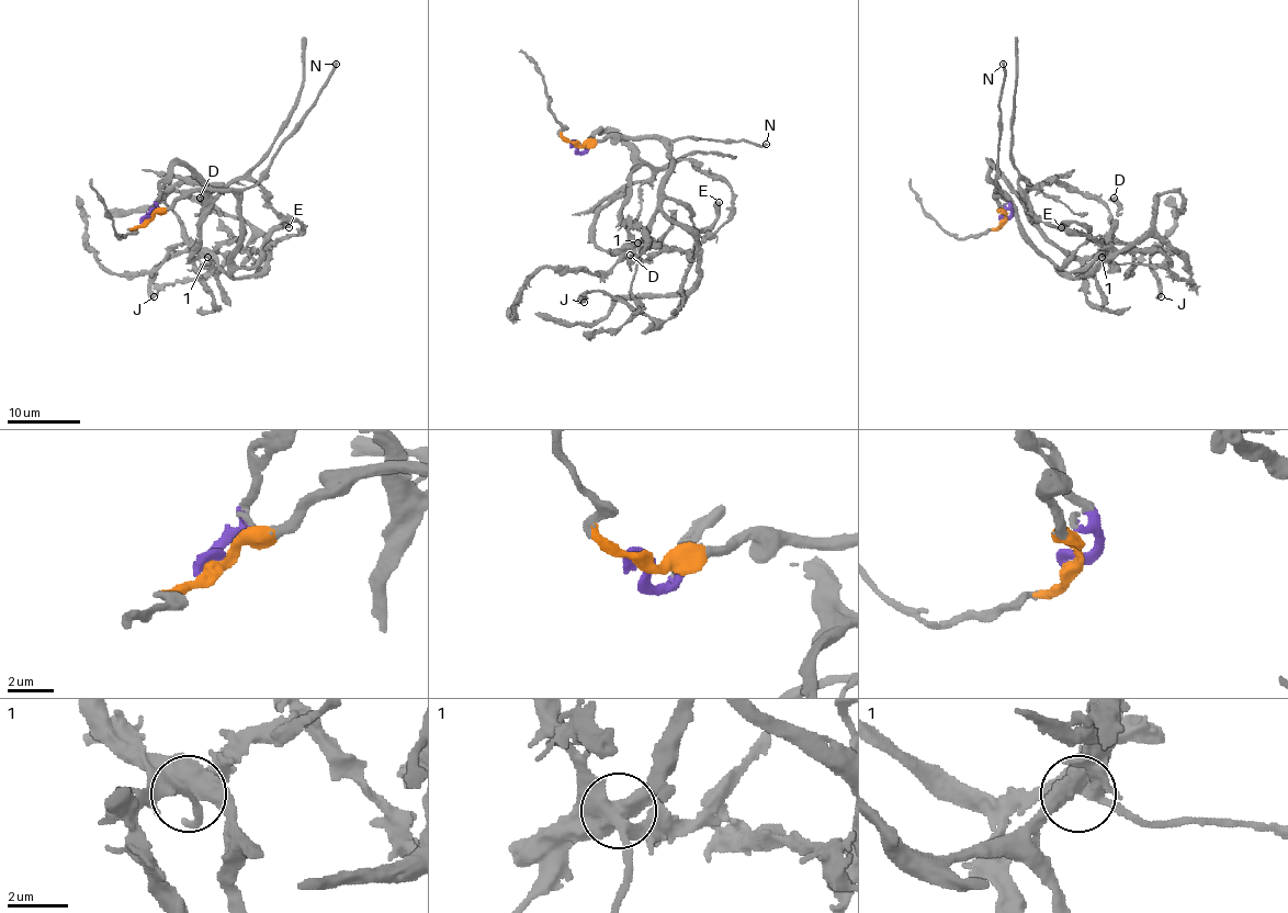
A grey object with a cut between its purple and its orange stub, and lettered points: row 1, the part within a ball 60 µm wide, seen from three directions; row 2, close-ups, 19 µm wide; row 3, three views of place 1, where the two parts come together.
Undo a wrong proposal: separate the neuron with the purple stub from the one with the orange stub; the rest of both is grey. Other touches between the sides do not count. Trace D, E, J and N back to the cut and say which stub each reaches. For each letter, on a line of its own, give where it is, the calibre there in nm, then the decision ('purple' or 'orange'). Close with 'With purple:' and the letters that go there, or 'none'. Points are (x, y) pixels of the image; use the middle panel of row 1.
D: at (630, 255); 500 nm thick; purple
E: at (719, 202); 600 nm thick; orange
J: at (584, 302); 600 nm thick; orange
N: at (766, 144); 280 nm thick; orange
With purple: D

